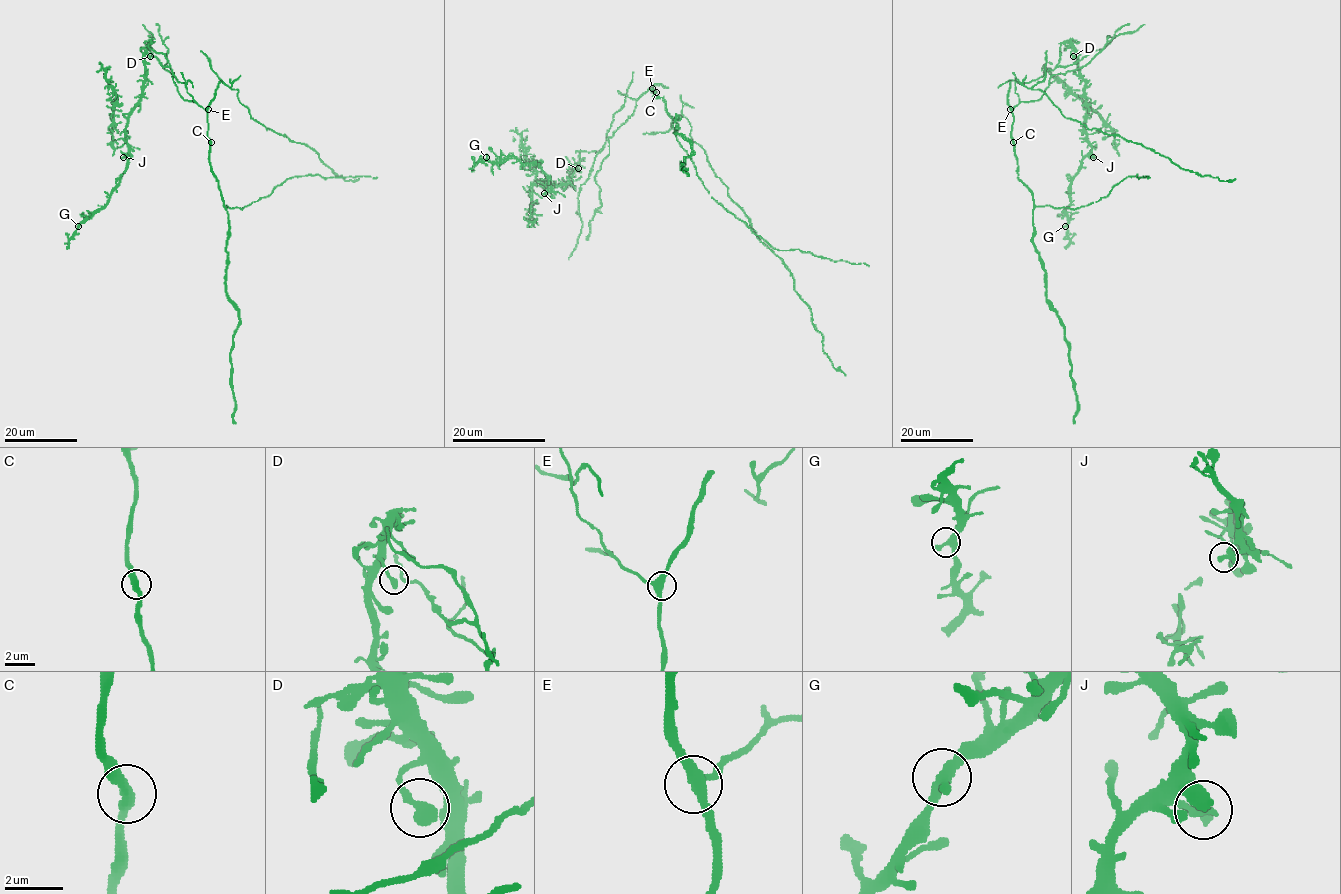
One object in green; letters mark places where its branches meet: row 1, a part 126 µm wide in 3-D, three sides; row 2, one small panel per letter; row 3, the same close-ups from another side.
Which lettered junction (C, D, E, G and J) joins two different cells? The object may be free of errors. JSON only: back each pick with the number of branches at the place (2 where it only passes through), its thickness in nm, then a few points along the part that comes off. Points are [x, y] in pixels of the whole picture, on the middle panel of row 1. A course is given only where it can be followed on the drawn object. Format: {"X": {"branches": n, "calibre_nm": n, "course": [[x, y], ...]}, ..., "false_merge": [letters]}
{"false_merge": []}

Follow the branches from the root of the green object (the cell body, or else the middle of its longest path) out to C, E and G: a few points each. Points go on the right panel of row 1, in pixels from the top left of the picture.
C: (1019, 96), (1019, 102), (1011, 109), (1013, 142)
E: (1019, 96), (1019, 102), (1010, 109)
G: (1019, 96), (1016, 81), (1053, 70), (1061, 42), (1073, 48), (1085, 82), (1091, 151), (1072, 180), (1065, 226)

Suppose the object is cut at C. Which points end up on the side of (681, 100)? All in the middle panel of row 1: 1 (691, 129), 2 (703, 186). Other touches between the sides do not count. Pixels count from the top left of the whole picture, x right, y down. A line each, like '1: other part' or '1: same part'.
1: same part
2: other part

